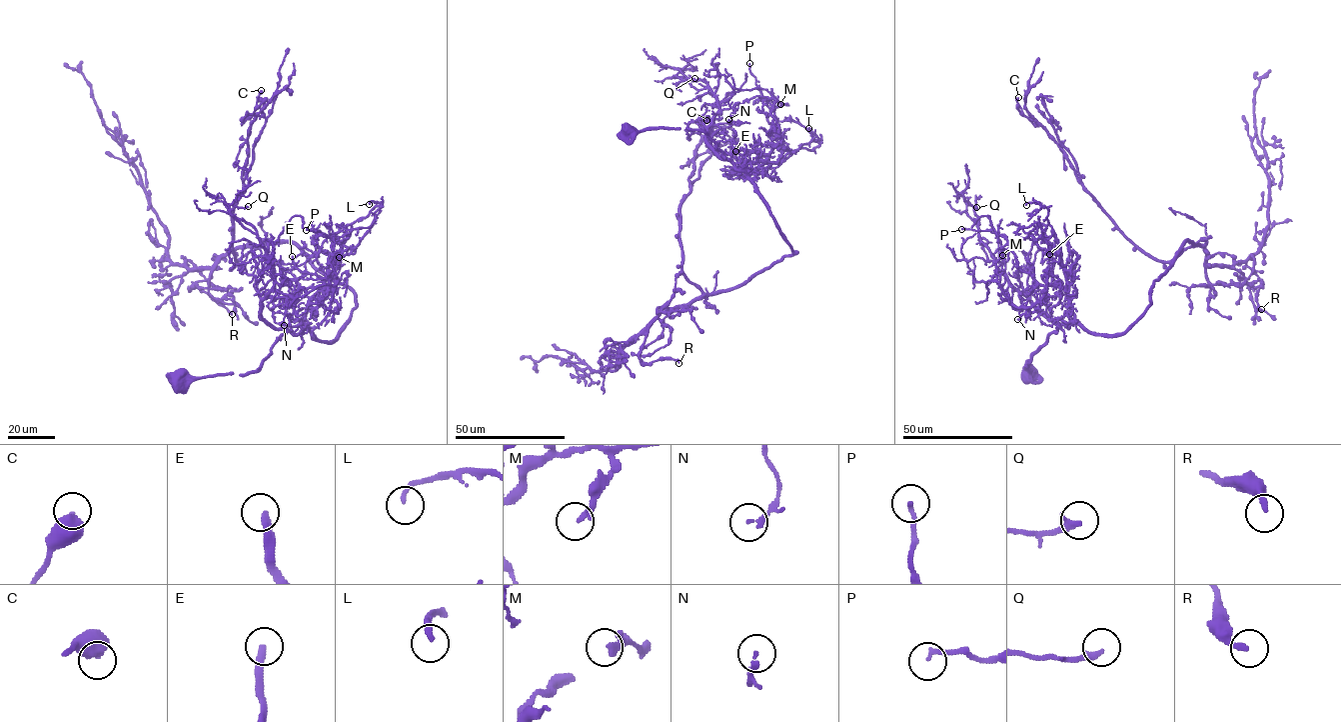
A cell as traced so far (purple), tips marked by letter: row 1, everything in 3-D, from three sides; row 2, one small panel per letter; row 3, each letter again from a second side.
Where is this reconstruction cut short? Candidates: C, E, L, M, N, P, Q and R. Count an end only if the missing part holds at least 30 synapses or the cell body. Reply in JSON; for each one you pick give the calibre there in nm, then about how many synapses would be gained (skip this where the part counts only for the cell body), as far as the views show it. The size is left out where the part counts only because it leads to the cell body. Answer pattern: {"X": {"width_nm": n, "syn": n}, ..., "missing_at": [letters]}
{"missing_at": []}

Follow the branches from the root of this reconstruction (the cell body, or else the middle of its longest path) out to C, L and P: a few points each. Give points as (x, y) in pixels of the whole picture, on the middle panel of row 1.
C: (628, 131), (702, 130), (745, 173), (796, 252), (711, 293), (682, 271), (679, 238), (679, 204), (706, 120)
L: (628, 131), (702, 130), (747, 176), (781, 162), (792, 150), (816, 147), (808, 128)
P: (628, 131), (702, 130), (747, 176), (771, 150), (775, 118), (749, 63)

